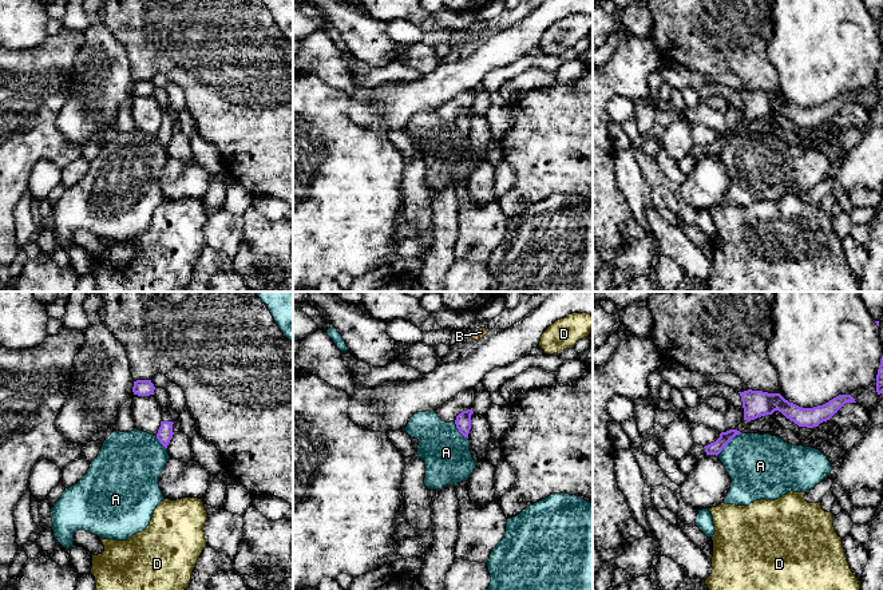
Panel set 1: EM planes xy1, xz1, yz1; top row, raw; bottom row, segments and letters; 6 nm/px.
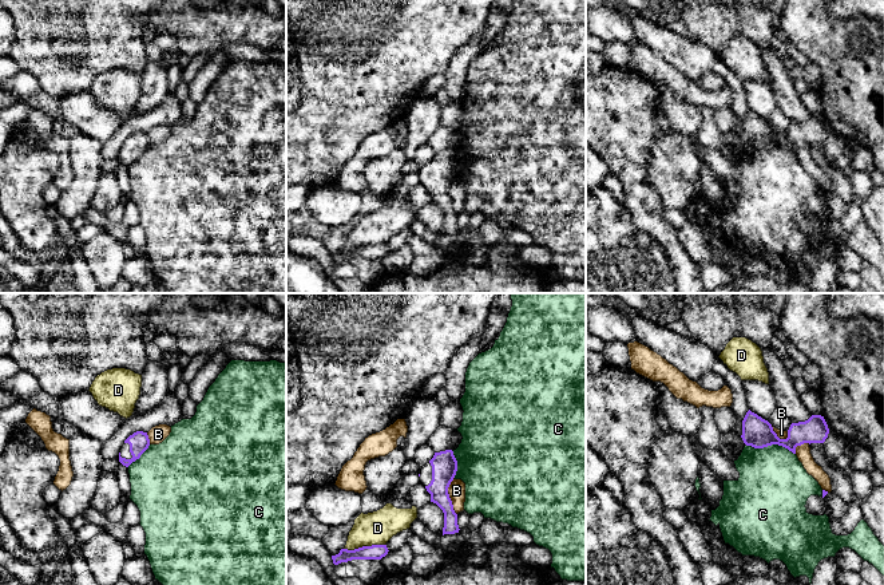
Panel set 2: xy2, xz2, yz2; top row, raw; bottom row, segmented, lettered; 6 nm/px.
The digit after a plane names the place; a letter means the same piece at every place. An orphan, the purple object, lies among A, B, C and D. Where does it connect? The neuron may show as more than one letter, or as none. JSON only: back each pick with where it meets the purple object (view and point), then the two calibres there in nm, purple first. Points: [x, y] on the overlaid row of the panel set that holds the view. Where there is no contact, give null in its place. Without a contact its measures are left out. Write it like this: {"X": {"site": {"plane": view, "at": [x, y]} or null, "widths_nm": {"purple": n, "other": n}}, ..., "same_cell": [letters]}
{"same_cell": []}

